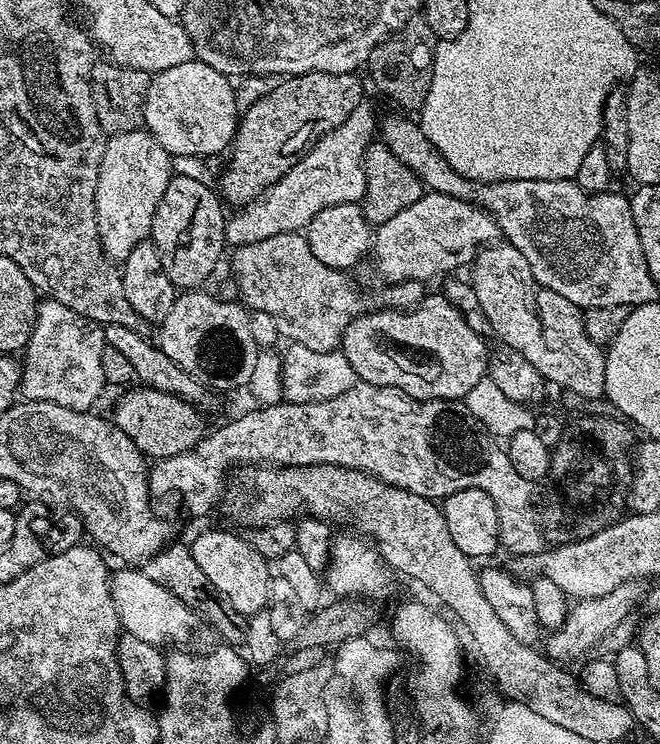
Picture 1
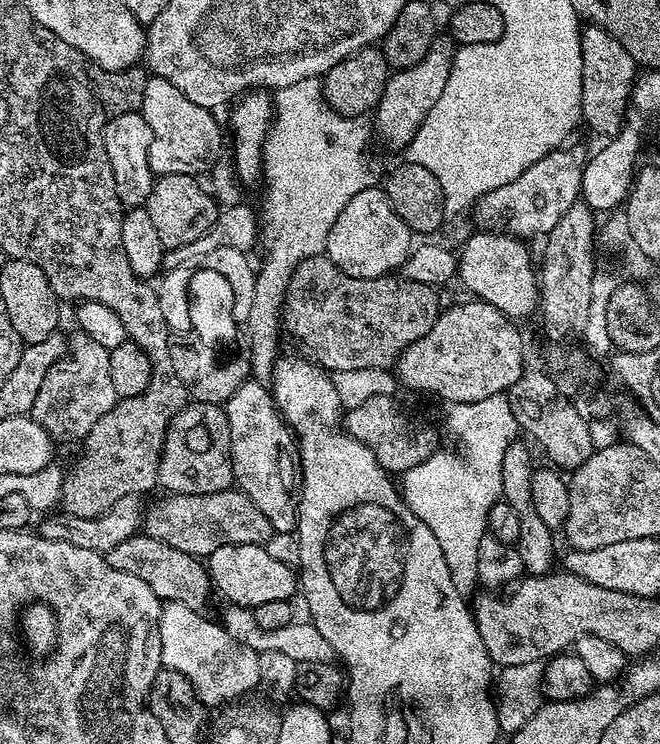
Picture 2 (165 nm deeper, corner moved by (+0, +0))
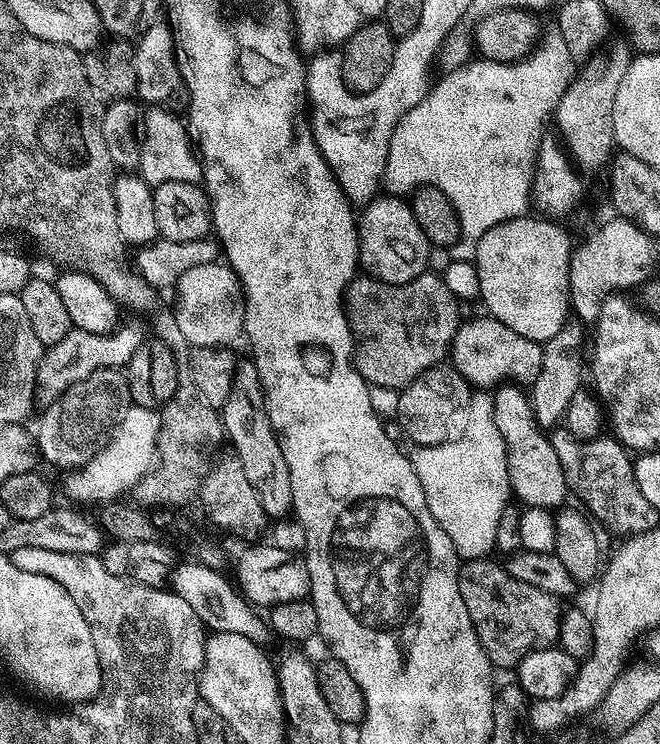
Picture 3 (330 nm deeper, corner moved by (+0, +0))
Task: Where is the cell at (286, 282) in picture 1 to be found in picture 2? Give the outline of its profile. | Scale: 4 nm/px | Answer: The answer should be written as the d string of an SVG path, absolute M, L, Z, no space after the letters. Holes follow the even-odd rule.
M327 258L320 262L320 280L316 280L315 259L302 261L292 273L282 324L312 351L311 359L329 373L370 367L391 369L404 349L433 328L440 313L433 285L394 274L377 280L354 278Z

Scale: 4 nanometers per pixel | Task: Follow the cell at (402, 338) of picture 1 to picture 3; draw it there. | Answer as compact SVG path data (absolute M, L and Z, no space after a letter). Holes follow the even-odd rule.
M492 315L482 316L481 320L465 319L459 325L450 349L451 367L476 390L492 390L505 382L531 386L542 368L542 344L522 337Z

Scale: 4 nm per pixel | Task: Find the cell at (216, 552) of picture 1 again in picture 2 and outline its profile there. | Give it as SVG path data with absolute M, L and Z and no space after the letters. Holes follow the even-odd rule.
M263 544L246 546L218 546L214 554L206 557L210 584L228 599L229 605L237 608L257 608L262 602L292 600L298 592L298 576L293 565L283 564L273 558Z

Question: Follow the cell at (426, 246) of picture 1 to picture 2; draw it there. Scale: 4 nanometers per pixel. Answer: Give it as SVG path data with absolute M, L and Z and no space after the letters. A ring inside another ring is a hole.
M561 146L550 154L538 158L534 166L527 168L514 182L506 186L498 186L498 190L487 192L484 197L476 201L474 213L481 229L499 233L506 229L509 236L527 238L539 236L544 238L548 232L554 230L566 210L581 199L580 187L582 174L586 163L586 152L580 148Z

